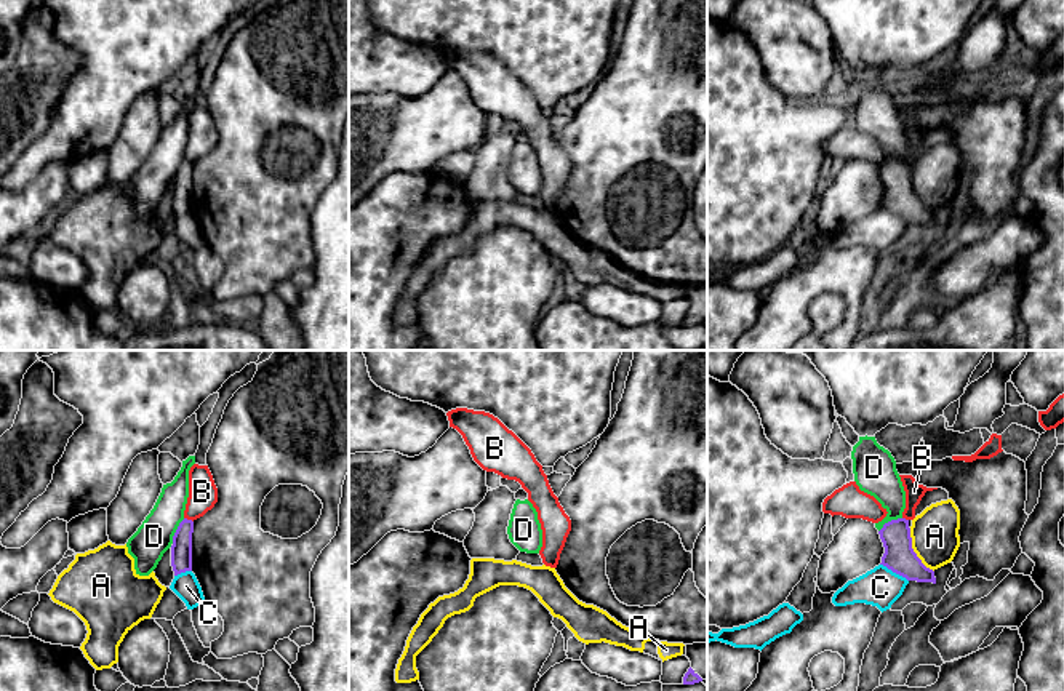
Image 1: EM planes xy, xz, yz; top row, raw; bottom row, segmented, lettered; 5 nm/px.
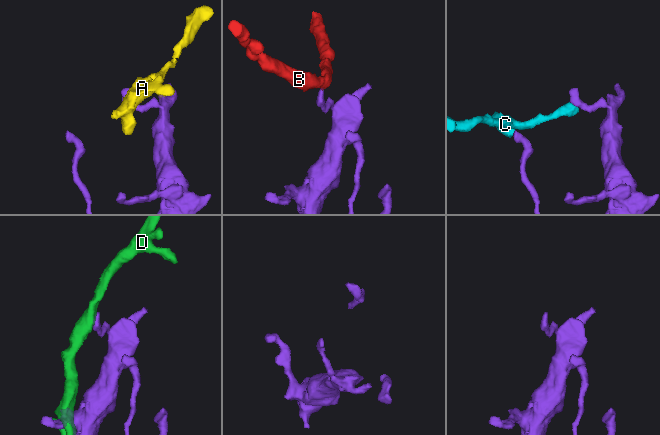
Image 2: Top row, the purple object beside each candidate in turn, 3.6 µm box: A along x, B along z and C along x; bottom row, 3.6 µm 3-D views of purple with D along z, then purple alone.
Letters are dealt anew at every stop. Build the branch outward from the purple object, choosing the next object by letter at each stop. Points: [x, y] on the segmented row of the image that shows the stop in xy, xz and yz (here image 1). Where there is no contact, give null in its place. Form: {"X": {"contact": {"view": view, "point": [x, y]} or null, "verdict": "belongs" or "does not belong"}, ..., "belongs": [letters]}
{"A": {"contact": {"view": "yz", "point": [912, 551]}, "verdict": "does not belong"}, "B": {"contact": {"view": "xy", "point": [189, 520]}, "verdict": "does not belong"}, "C": {"contact": {"view": "yz", "point": [895, 571]}, "verdict": "does not belong"}, "D": {"contact": {"view": "xy", "point": [176, 531]}, "verdict": "does not belong"}, "belongs": []}

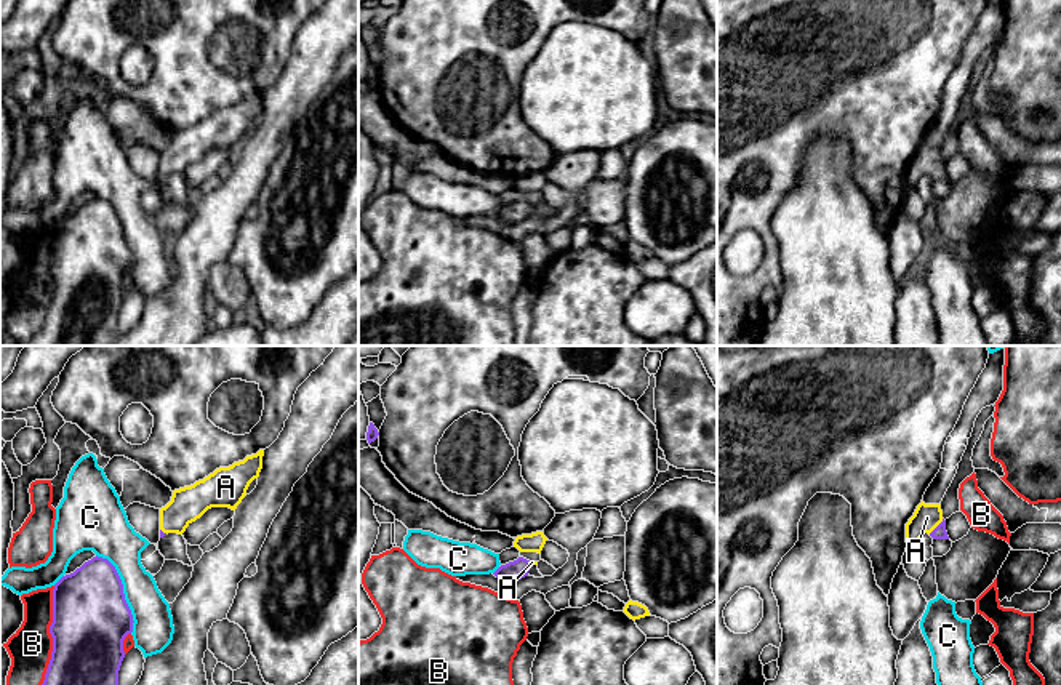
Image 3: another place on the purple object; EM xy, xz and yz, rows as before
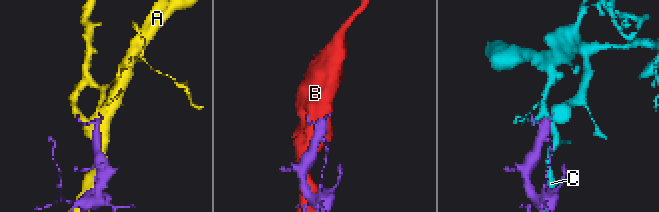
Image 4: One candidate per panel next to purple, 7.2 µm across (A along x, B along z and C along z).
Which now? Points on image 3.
{"A": {"contact": {"view": "yz", "point": [936, 527]}, "verdict": "belongs"}, "B": {"contact": {"view": "xy", "point": [52, 636]}, "verdict": "does not belong"}, "C": {"contact": {"view": "xy", "point": [122, 591]}, "verdict": "does not belong"}, "belongs": ["A"]}

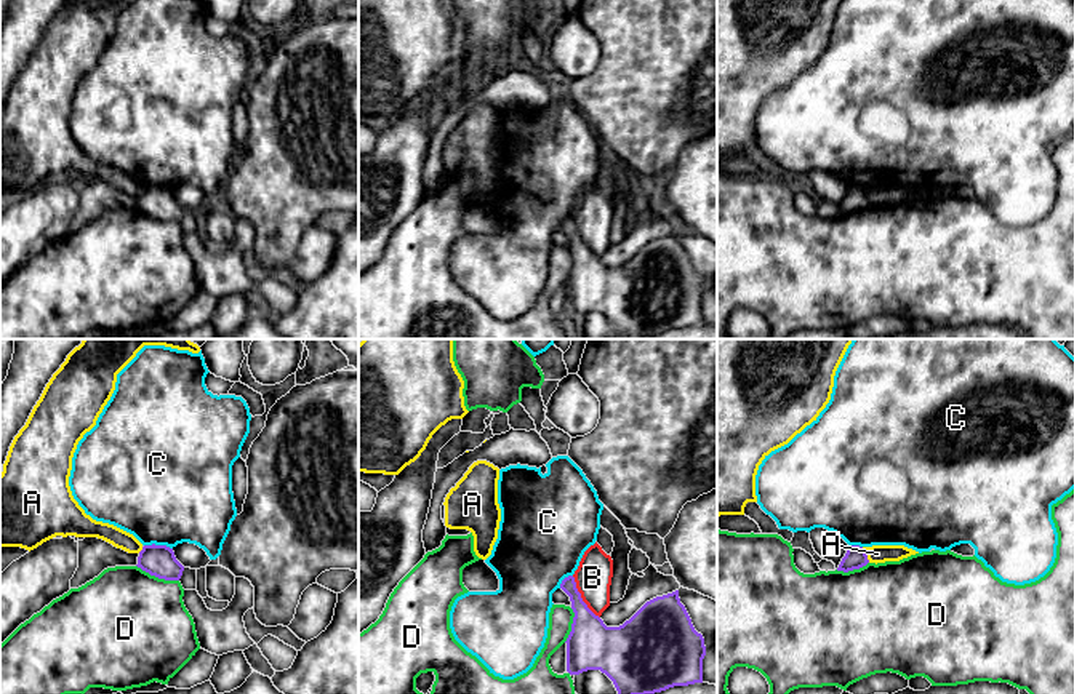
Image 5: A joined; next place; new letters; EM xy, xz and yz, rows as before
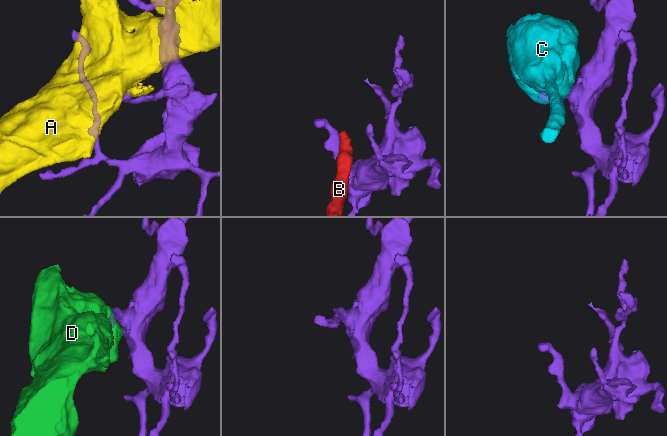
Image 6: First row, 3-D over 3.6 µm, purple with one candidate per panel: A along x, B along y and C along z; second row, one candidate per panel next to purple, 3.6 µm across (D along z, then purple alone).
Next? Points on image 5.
{"A": {"contact": {"view": "yz", "point": [866, 555]}, "verdict": "does not belong"}, "B": {"contact": {"view": "xz", "point": [580, 597]}, "verdict": "does not belong"}, "C": {"contact": {"view": "xy", "point": [159, 546]}, "verdict": "does not belong"}, "D": {"contact": {"view": "xy", "point": [157, 576]}, "verdict": "does not belong"}, "belongs": []}

